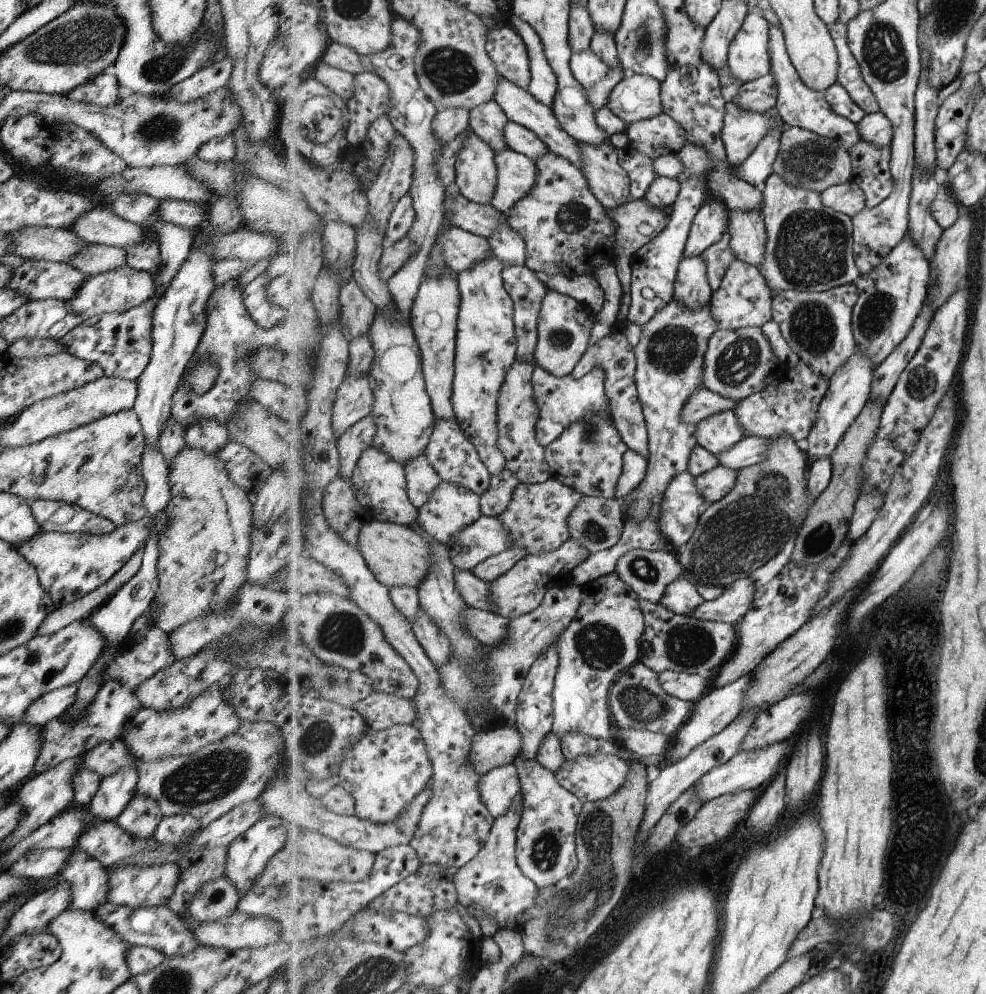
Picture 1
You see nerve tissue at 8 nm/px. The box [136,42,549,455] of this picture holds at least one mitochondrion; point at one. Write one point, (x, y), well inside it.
(448, 69)

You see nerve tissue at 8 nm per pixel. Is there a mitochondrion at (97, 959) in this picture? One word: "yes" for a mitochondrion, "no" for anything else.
no

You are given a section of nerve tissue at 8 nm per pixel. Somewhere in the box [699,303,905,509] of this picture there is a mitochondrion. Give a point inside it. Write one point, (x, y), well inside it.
(737, 363)

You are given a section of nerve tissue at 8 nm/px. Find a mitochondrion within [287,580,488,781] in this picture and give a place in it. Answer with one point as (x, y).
(342, 632)

